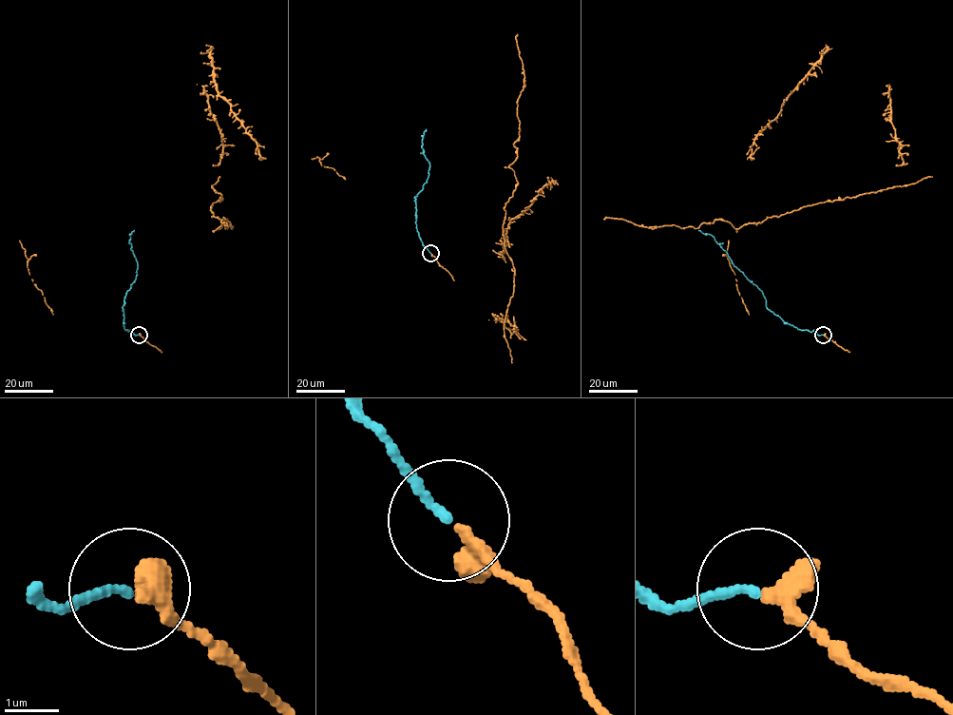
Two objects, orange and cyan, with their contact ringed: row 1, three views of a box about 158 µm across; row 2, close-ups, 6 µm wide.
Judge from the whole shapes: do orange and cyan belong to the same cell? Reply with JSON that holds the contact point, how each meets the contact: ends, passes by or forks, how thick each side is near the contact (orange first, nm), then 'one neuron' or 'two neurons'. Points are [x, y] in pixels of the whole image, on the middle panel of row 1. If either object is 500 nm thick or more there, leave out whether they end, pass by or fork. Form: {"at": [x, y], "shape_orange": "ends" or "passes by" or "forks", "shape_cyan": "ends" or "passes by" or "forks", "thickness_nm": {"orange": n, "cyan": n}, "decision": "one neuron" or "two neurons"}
{"at": [430, 253], "shape_orange": "ends", "shape_cyan": "ends", "thickness_nm": {"orange": 400, "cyan": 150}, "decision": "one neuron"}

